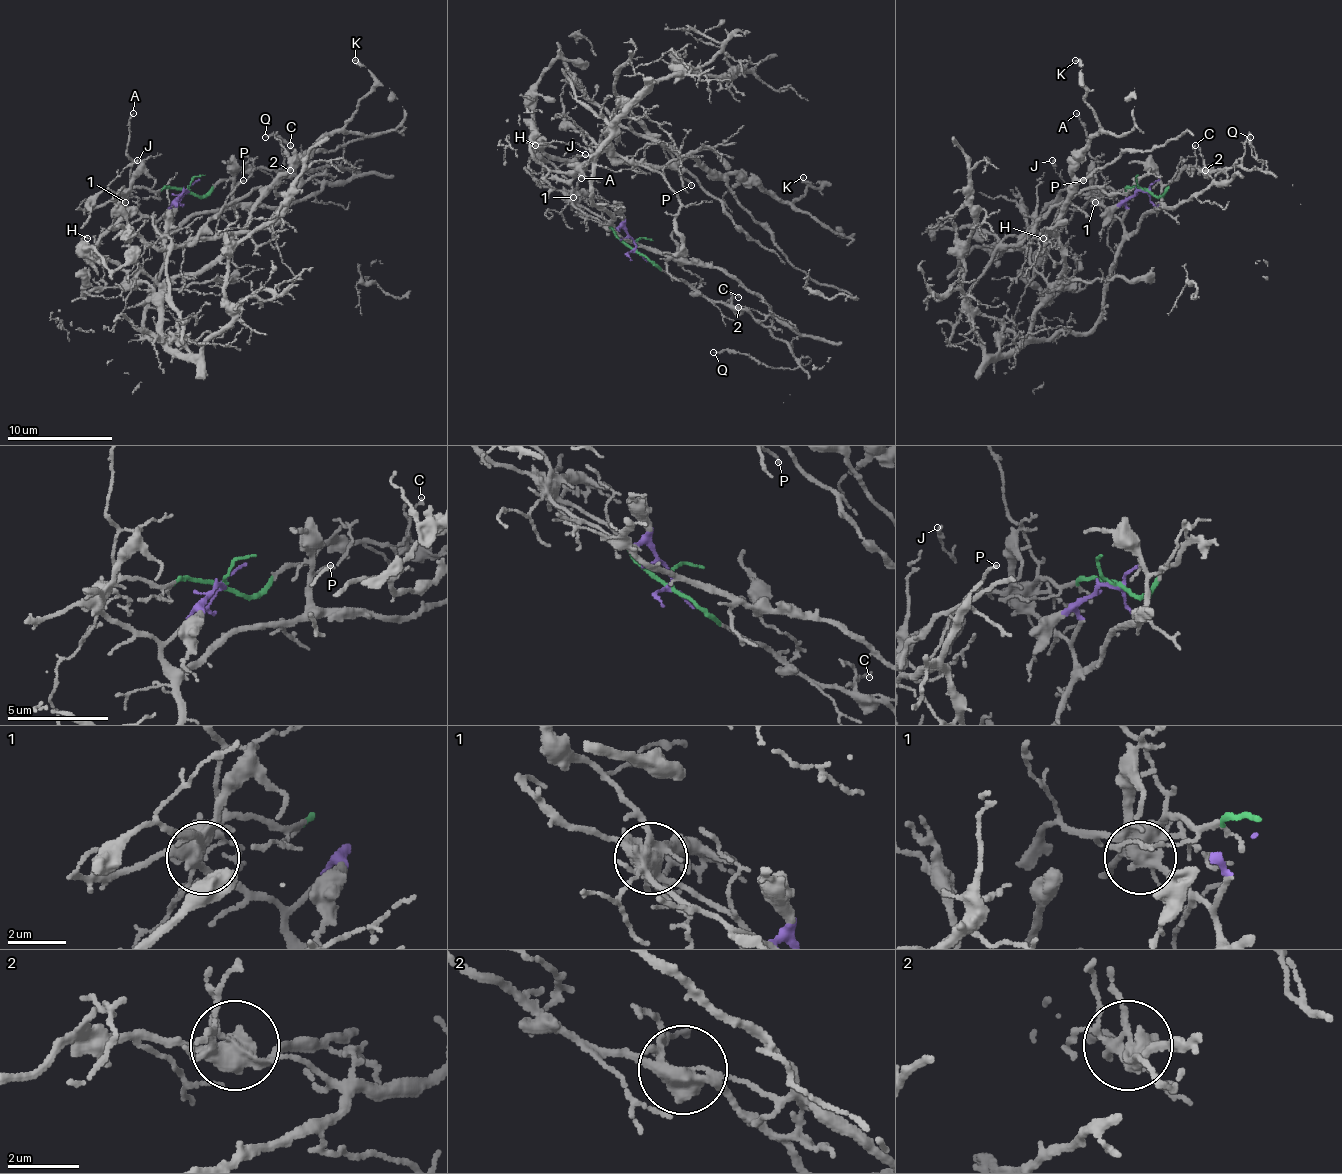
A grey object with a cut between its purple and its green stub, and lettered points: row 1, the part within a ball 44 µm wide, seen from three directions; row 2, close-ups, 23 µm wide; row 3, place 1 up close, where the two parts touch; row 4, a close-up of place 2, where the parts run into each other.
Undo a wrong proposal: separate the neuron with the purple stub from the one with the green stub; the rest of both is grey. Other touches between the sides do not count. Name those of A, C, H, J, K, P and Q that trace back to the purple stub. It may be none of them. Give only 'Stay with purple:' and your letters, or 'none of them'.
Stay with purple: H, J, K, P

